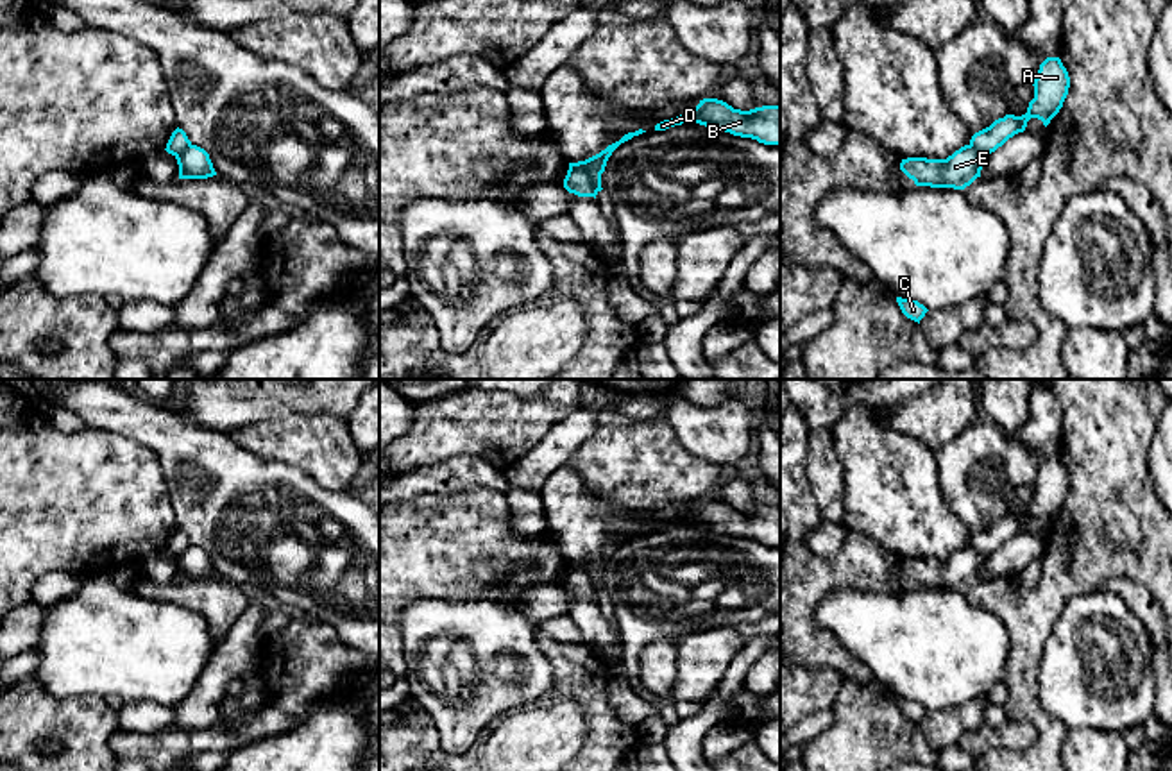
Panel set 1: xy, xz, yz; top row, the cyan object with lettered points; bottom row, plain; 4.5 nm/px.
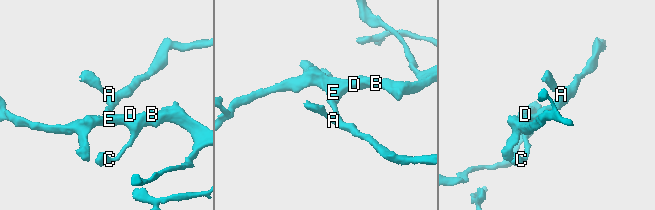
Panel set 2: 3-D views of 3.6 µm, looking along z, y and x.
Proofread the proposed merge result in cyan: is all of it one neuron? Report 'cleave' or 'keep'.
cleave

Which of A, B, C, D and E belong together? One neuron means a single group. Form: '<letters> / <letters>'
A / B C D E

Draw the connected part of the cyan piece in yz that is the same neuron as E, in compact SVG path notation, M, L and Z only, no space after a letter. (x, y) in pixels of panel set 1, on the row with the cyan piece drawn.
M964 145L947 159L902 159L900 170L913 179L916 186L964 190L981 177L984 161L984 154L972 145Z

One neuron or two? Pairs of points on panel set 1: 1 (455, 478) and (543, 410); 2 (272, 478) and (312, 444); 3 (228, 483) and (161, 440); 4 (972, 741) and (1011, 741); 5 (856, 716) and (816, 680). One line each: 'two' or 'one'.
1: two
2: two
3: one
4: one
5: two

